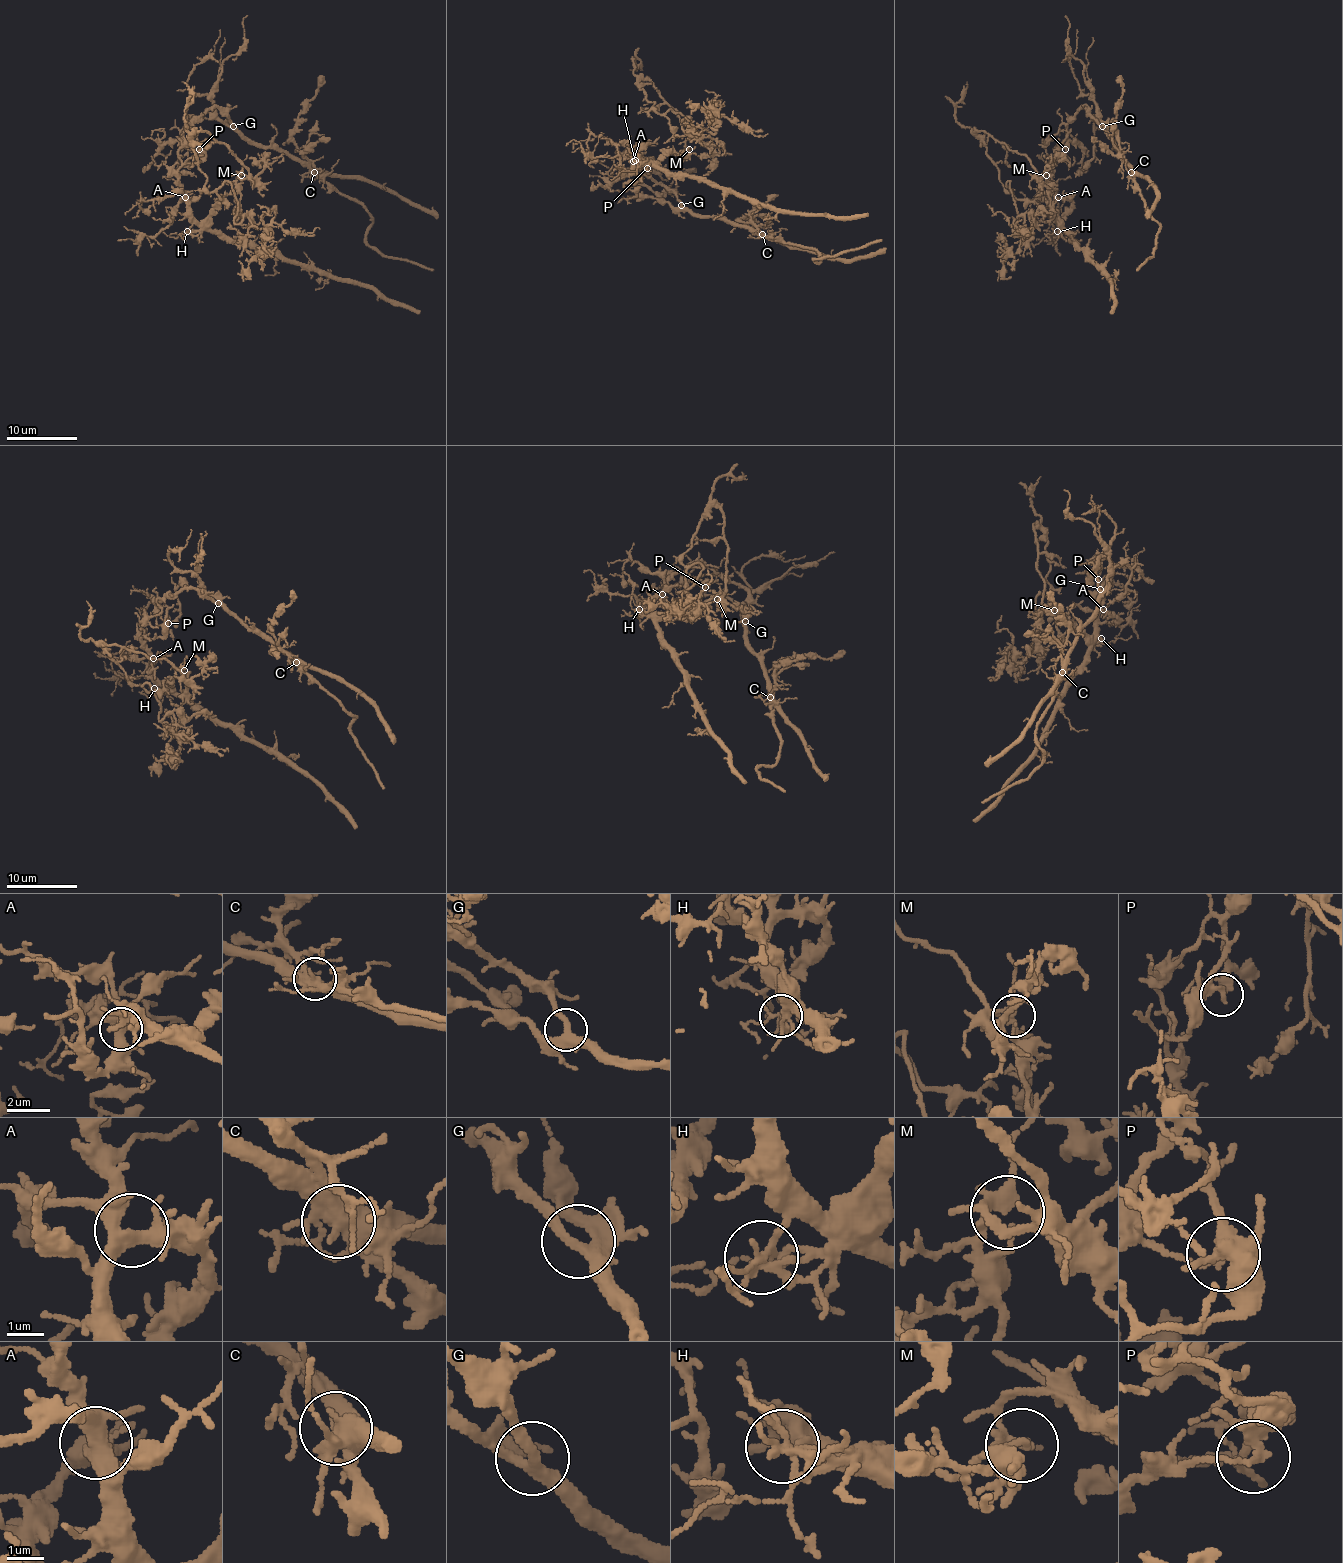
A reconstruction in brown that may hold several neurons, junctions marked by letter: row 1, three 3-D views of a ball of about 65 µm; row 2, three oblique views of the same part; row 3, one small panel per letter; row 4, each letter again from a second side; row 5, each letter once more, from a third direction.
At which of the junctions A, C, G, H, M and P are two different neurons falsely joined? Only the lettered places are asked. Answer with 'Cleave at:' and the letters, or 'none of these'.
Cleave at: C, H, P

